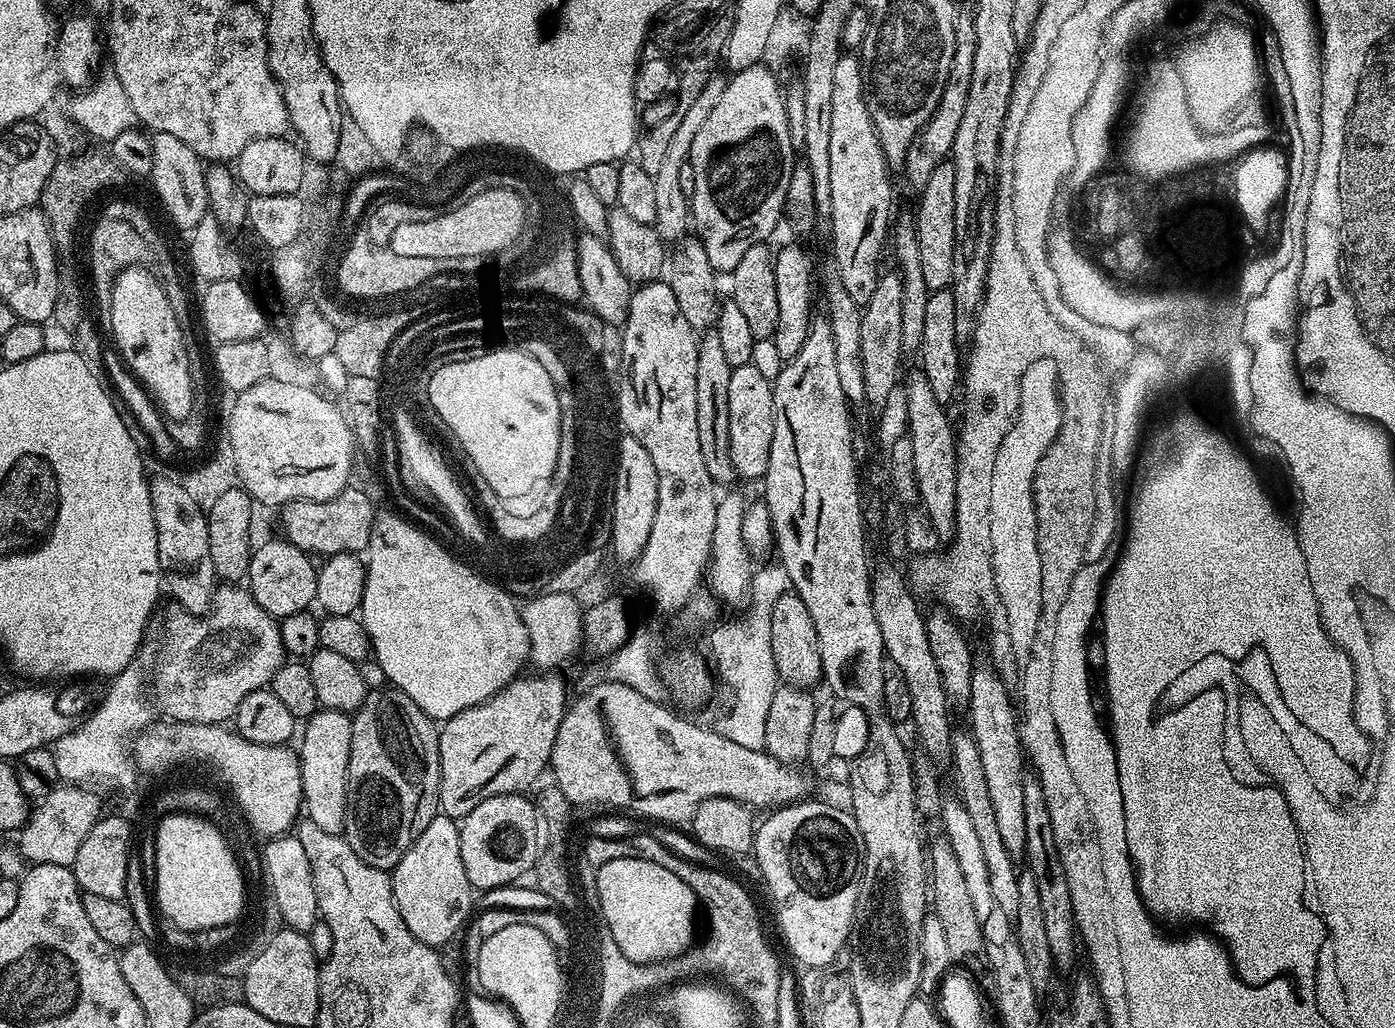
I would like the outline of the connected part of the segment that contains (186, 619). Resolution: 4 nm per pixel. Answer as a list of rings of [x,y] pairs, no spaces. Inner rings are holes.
[[[244,586],[217,587],[212,595],[212,607],[203,616],[175,611],[164,620],[164,641],[156,656],[156,669],[150,672],[155,707],[159,711],[161,708],[172,722],[227,725],[236,715],[238,702],[254,690],[269,687],[274,674],[286,663],[277,617],[266,614]]]

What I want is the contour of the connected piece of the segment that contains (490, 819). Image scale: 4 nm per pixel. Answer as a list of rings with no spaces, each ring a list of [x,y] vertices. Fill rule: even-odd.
[[[514,792],[505,796],[486,798],[486,802],[478,802],[478,806],[474,806],[474,810],[470,810],[470,814],[466,814],[459,821],[462,866],[466,866],[466,878],[471,882],[473,889],[510,886],[512,875],[536,860],[538,855],[538,808],[533,801],[531,804],[527,800],[528,798],[527,795]]]

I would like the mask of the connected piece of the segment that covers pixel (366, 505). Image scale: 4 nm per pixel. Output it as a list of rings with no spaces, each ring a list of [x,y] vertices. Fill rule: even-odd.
[[[343,488],[333,500],[310,502],[295,500],[279,509],[283,535],[298,550],[307,552],[316,558],[327,558],[347,552],[360,554],[370,542],[372,523],[376,521],[377,511],[372,508],[372,500],[360,488]]]

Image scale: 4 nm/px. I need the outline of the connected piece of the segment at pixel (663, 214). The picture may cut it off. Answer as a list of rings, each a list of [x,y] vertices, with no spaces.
[[[718,74],[710,76],[705,88],[691,103],[685,117],[682,118],[682,122],[678,122],[678,130],[674,130],[674,135],[670,138],[670,147],[666,150],[666,159],[662,162],[658,174],[654,176],[655,200],[658,209],[658,218],[654,227],[656,233],[660,235],[660,239],[665,242],[679,242],[684,239],[689,231],[690,198],[682,190],[682,166],[688,163],[688,155],[690,154],[690,146],[694,142],[694,134],[698,134],[698,130],[702,130],[706,118],[710,118],[710,110],[714,110],[714,106],[718,106],[718,98],[722,98],[725,83],[725,77],[722,78]]]

